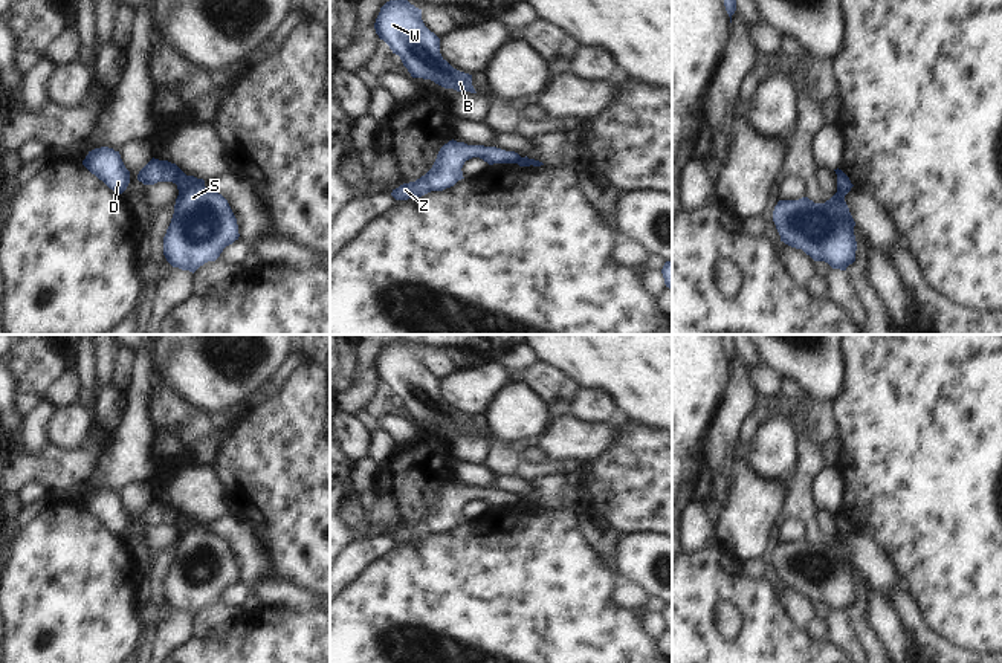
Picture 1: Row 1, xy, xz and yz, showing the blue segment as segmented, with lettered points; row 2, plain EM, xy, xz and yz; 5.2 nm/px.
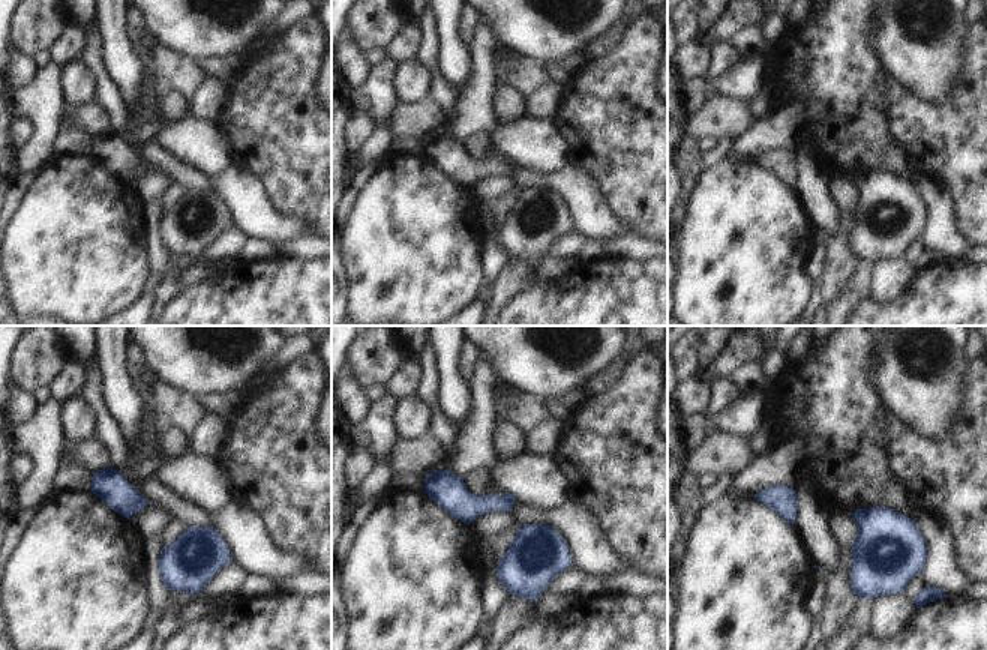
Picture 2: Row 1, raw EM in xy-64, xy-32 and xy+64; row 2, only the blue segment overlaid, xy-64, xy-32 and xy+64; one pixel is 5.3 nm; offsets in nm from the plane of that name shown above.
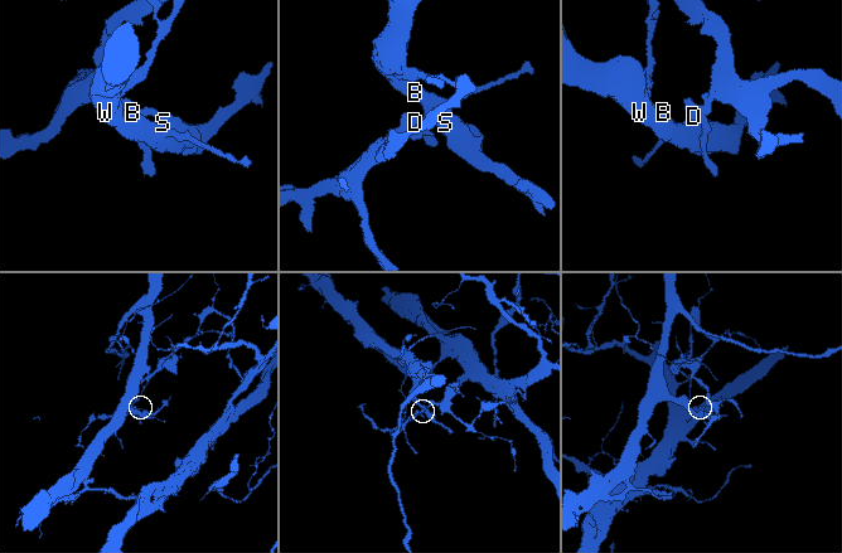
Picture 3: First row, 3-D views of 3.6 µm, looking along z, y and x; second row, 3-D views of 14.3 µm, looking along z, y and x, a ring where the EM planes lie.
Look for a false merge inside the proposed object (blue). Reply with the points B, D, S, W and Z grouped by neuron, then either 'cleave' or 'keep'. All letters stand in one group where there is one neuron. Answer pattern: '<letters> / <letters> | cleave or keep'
B S W / D Z | cleave

